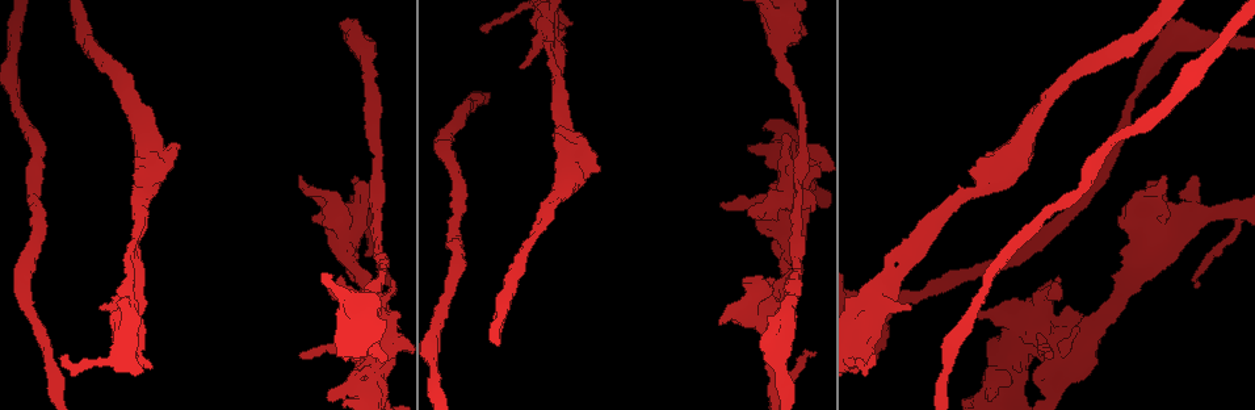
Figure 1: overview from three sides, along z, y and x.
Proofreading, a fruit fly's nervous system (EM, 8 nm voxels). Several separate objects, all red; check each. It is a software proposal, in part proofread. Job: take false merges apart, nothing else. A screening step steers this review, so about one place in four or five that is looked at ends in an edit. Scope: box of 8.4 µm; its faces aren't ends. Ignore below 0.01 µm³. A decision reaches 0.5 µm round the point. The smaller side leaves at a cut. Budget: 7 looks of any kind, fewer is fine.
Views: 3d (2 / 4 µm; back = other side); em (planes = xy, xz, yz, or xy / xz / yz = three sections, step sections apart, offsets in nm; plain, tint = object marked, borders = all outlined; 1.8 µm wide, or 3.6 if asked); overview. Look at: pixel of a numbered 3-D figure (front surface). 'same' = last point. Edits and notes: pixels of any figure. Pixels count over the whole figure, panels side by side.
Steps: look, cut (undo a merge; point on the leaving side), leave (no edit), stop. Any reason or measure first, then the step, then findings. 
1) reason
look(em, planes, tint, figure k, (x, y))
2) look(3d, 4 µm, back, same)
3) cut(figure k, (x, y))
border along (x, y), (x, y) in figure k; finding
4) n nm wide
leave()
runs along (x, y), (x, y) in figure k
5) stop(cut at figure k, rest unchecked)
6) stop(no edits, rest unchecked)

thick turns thin
look(3d, 2 µm, back, figure 1, (1045, 294))

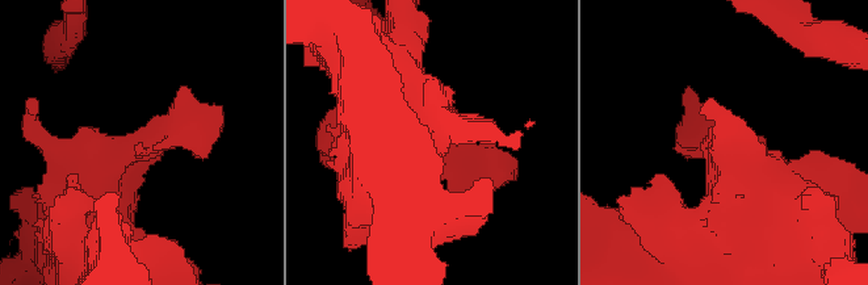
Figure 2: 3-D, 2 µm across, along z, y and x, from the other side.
now the EM
look(em, planes, tint, figure 2, (155, 138))

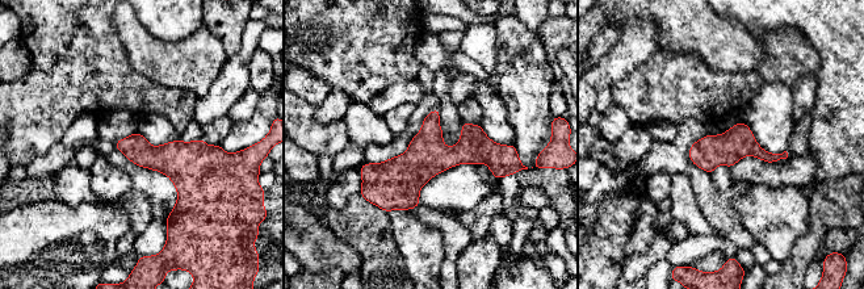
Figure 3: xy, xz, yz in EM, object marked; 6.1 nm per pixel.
leave()
runs along (510, 151), (365, 187) in figure 3; continuous, no second cell

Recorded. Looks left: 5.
a narrow waist
look(em, planes, tint, figure 1, (1134, 88))

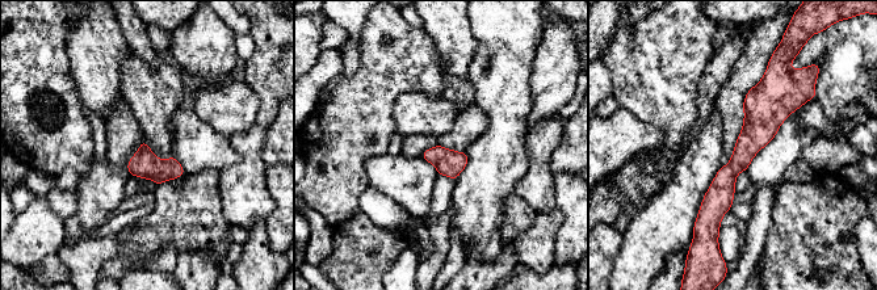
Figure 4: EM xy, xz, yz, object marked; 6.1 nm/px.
leave()
runs along (768, 76), (716, 223) in figure 4; one cell here

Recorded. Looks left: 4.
touches itself
look(3d, 4 µm, figure 1, (872, 289))

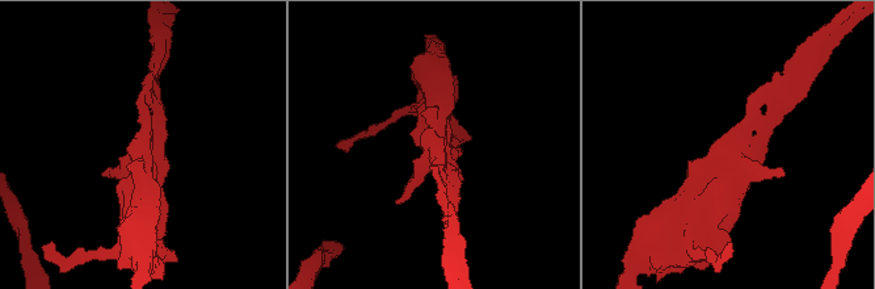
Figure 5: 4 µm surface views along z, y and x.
need the tissue
look(em, planes, tint, figure 5, (434, 146))

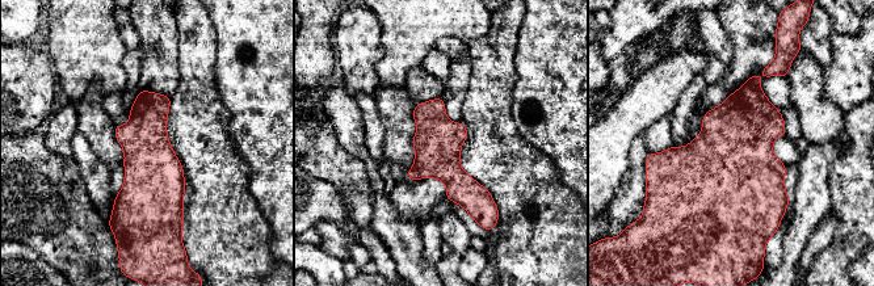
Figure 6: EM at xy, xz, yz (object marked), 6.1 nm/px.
300 nm wide
leave()
one cell here

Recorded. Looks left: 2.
stop(no edits, rest unchecked)

